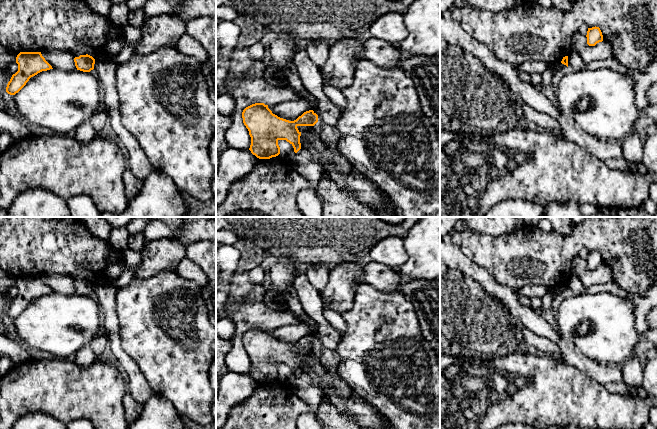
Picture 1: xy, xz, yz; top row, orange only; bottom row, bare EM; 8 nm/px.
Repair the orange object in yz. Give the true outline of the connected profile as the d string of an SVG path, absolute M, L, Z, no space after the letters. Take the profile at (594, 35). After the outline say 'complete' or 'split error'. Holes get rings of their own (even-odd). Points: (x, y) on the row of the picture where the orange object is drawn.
M599 27L588 28L587 31L587 44L589 46L595 46L597 43L603 41L603 35Z | complete

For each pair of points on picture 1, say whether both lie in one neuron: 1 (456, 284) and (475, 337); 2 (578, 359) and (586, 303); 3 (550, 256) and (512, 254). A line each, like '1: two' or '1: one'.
1: one
2: two
3: one

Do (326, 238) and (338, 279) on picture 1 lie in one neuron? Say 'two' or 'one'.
two

